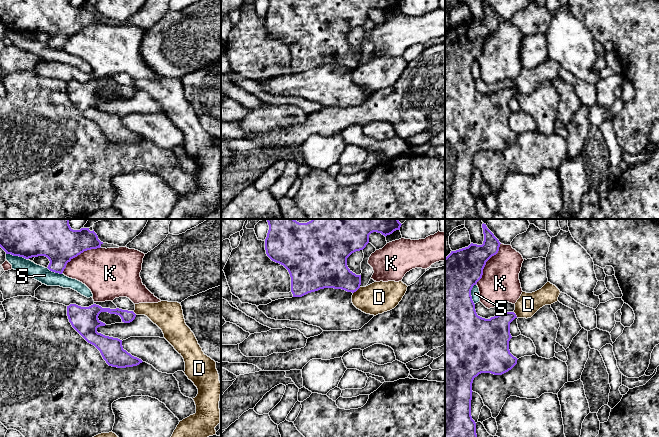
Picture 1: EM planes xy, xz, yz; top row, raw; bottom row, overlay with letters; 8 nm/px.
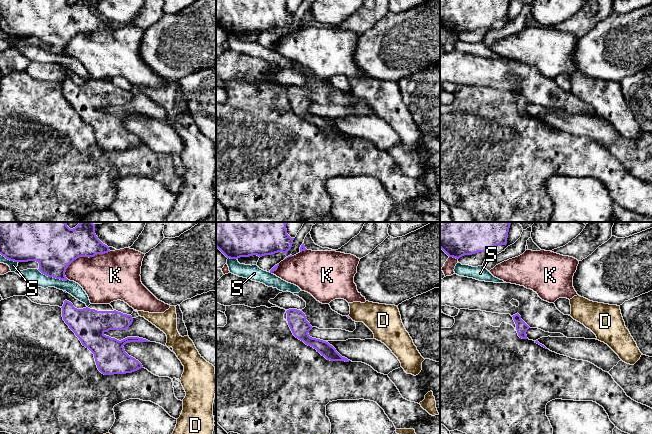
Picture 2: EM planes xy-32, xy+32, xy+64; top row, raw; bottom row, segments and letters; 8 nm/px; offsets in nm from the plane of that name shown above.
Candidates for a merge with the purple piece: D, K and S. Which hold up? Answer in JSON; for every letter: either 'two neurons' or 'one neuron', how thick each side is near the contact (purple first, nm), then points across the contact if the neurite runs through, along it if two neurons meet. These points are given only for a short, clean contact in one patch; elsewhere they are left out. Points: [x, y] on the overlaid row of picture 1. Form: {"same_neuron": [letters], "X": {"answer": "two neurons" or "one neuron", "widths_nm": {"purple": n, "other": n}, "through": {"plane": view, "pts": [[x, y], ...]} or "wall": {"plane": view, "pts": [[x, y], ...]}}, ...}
{"same_neuron": ["S"], "D": {"answer": "two neurons", "widths_nm": {"purple": 260, "other": 260}, "wall": {"plane": "xz", "pts": [[360, 287], [353, 293]]}}, "K": {"answer": "two neurons", "widths_nm": {"purple": 320, "other": 360}}, "S": {"answer": "one neuron", "widths_nm": {"purple": 480, "other": 120}}}

